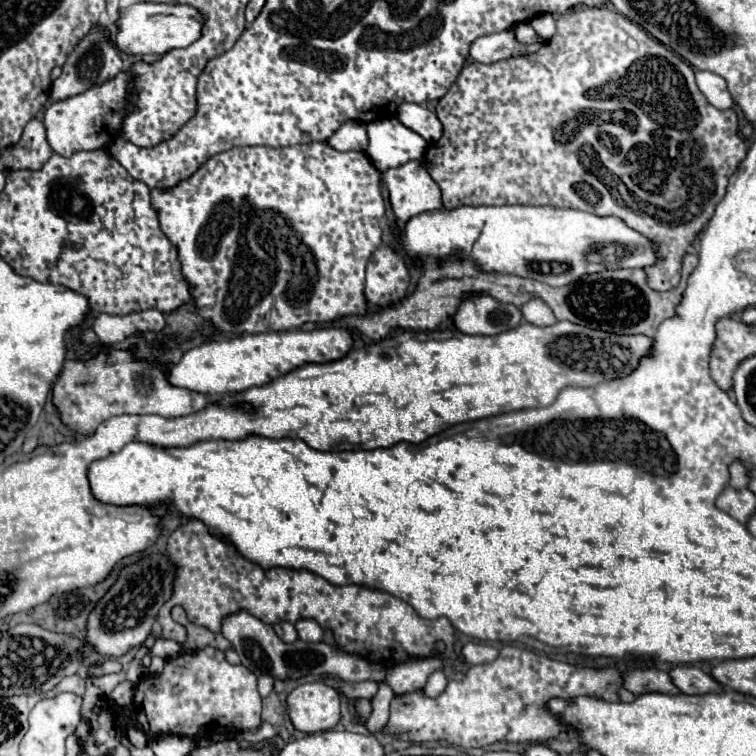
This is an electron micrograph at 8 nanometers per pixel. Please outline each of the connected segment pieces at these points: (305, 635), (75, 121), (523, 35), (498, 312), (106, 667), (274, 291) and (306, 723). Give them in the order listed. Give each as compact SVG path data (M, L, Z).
M314 619L298 621L296 631L298 631L298 639L302 639L302 641L322 641L322 637L324 637L324 631L320 629L320 625Z
M122 71L114 79L98 87L92 87L82 95L50 103L44 111L44 127L46 127L46 137L52 151L68 157L68 155L74 155L76 151L108 147L120 133L122 117L134 111L134 105L126 101L130 79L132 75L128 71Z
M518 23L514 27L514 35L516 35L516 41L522 43L522 45L530 45L530 43L542 43L542 39L532 31L532 27L528 23Z
M476 295L462 301L454 315L454 325L466 335L498 335L522 323L516 305L502 305L488 295Z
M106 659L102 665L92 667L90 669L90 675L92 677L100 677L100 675L106 675L106 673L120 673L122 669L122 665L116 659Z
M306 143L306 145L292 145L292 147L232 147L230 151L218 153L210 157L196 173L188 179L180 181L176 187L170 189L152 189L150 201L154 211L158 213L160 229L166 237L178 247L178 259L182 263L182 275L188 283L190 295L194 299L196 311L212 323L222 337L238 337L244 333L268 333L268 331L288 331L298 329L304 323L328 323L348 315L366 315L368 301L364 297L364 269L370 255L382 243L382 229L380 217L384 215L384 199L380 189L382 173L374 167L362 151L336 151L328 143Z
M302 683L286 703L294 727L302 733L328 731L340 721L340 695L326 683Z

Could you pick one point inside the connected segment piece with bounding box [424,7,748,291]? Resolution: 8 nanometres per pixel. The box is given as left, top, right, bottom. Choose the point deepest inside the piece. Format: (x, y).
(603, 103)

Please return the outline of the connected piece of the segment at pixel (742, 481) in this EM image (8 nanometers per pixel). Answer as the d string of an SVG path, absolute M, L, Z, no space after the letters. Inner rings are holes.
M732 463L730 465L730 475L732 475L730 485L734 489L744 489L750 483L750 471L742 463Z

